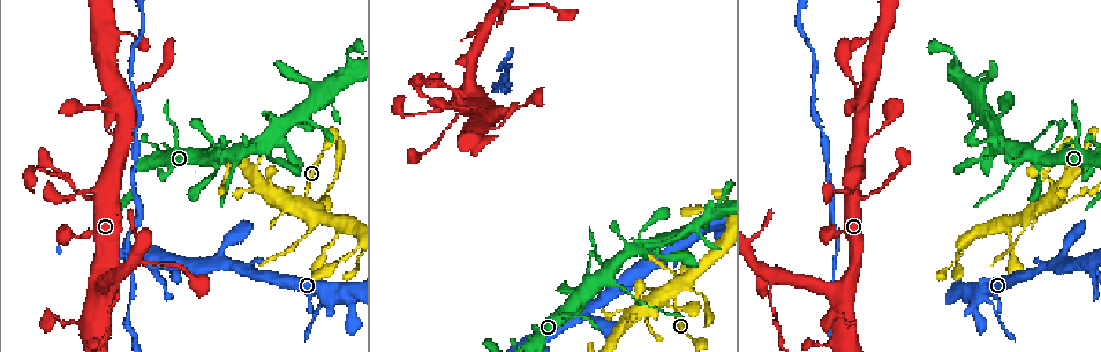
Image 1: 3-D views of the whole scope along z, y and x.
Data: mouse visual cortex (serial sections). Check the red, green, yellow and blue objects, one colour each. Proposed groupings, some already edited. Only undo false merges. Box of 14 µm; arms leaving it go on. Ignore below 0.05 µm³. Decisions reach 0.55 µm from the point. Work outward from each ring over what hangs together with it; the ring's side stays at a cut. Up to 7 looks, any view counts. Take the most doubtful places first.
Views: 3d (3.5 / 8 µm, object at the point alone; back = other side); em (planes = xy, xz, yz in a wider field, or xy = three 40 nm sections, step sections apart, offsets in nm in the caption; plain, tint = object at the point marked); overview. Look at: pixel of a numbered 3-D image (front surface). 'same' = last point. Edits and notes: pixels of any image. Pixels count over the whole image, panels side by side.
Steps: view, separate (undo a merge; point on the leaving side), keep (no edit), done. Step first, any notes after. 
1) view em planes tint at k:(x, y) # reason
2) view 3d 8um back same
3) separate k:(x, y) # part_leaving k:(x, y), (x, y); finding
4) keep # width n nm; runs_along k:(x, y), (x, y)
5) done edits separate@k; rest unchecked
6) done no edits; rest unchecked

view 3d 3.5um at 1:(118, 274) # sharp bend

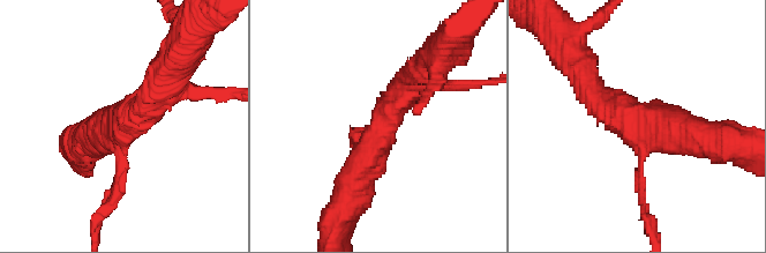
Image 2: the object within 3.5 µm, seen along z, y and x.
view em xy step 2 tint at 2:(658, 126) # arms 3; arm_widths 100, 400, 500 nm; now the EM

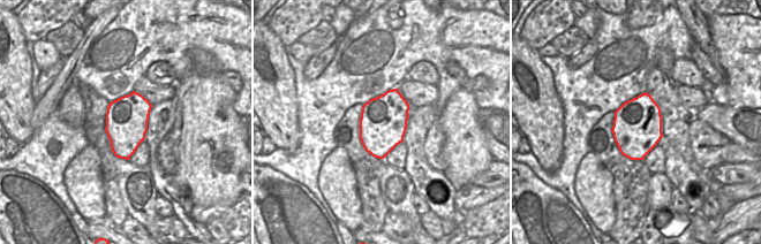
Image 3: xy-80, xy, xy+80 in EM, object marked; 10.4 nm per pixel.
keep # runs_along 2:(346, 206), (385, 117), (413, 84); continuous, no second cell

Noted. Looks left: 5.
view 3d 3.5um at 1:(316, 217) # four-way junction

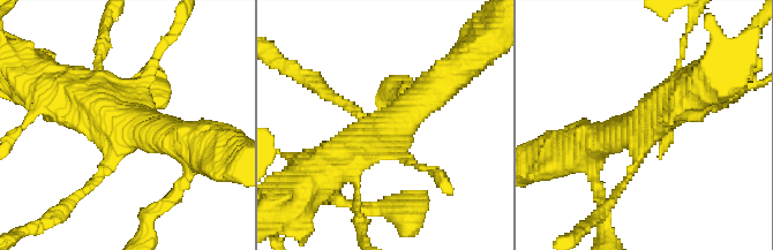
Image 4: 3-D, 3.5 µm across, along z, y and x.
view em xy step 1 tint at 4:(643, 126)

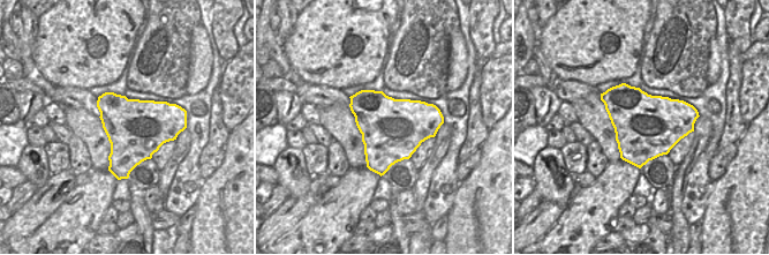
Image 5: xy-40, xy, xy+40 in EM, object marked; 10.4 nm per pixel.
keep # arms 4; arm_widths 150, 150, 450, 500 nm; runs_along 4:(351, 171), (351, 150), (447, 76); continuous, no second cell

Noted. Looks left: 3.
view 3d 8um at 1:(349, 253) # thin neck

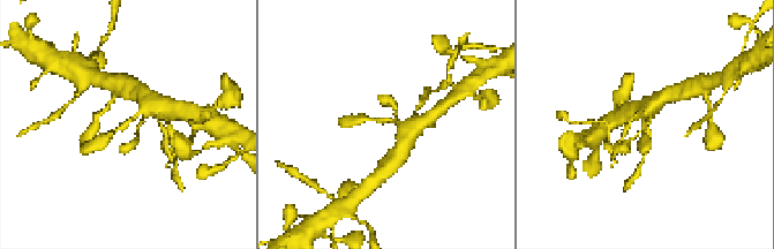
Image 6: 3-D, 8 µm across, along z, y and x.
view 3d 3.5um at 6:(130, 117) # closer look

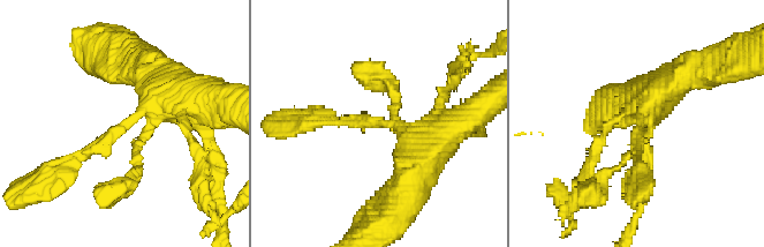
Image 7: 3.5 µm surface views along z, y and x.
view em xy step 2 tint at 7:(638, 126) # arm_widths 150, 500 nm

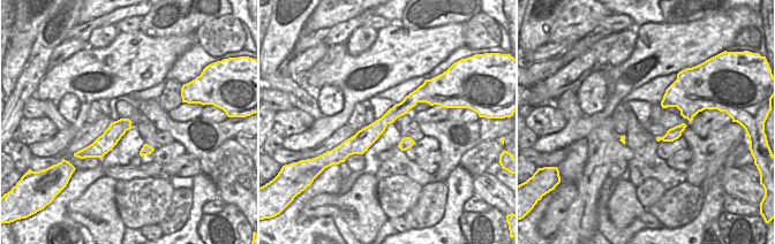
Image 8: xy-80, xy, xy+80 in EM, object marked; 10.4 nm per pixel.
keep # width 190 nm; runs_along 8:(434, 101), (413, 98), (345, 145); continuous, no second cell

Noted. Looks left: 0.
done no edits; rest unchecked

